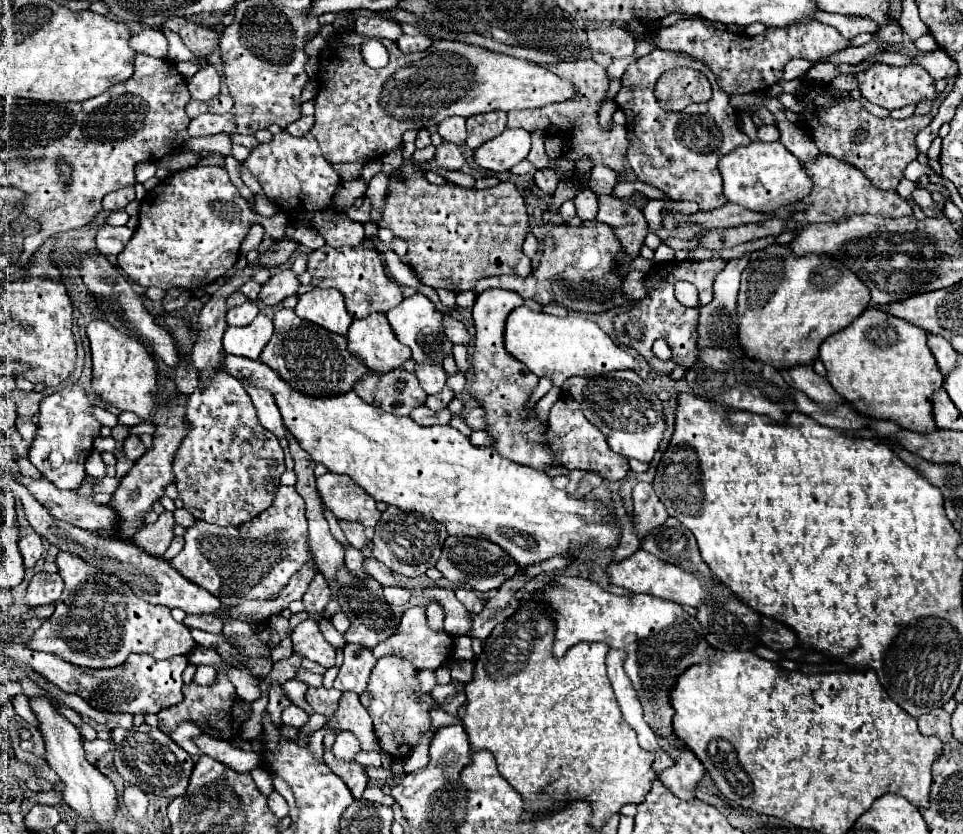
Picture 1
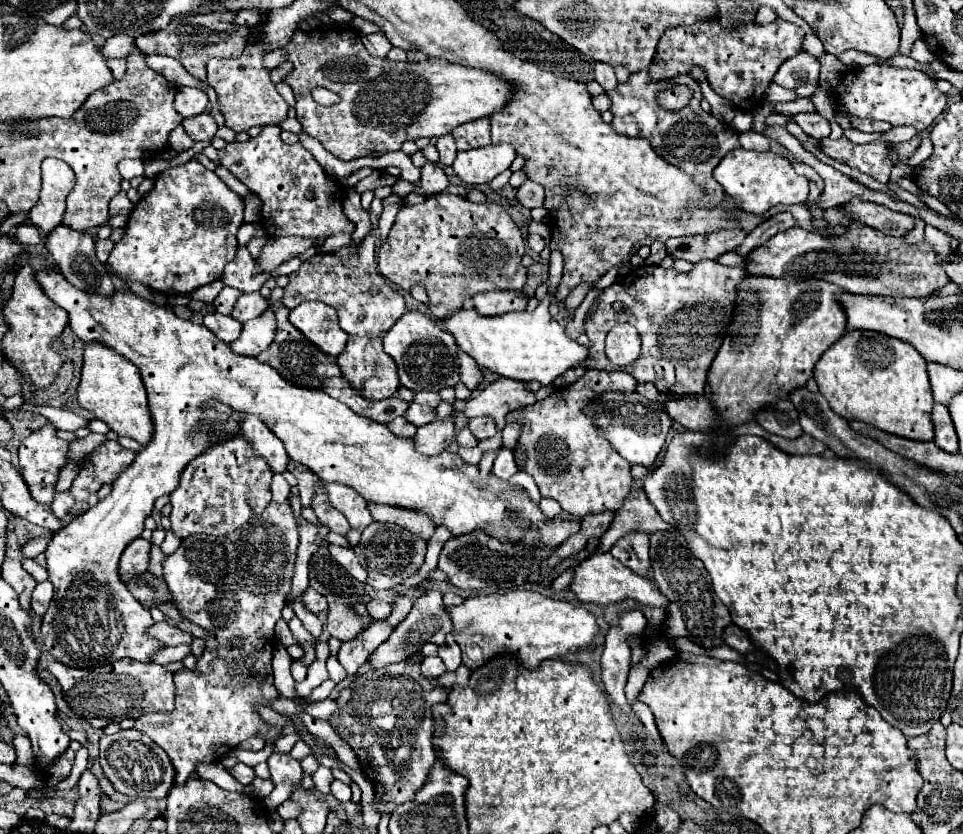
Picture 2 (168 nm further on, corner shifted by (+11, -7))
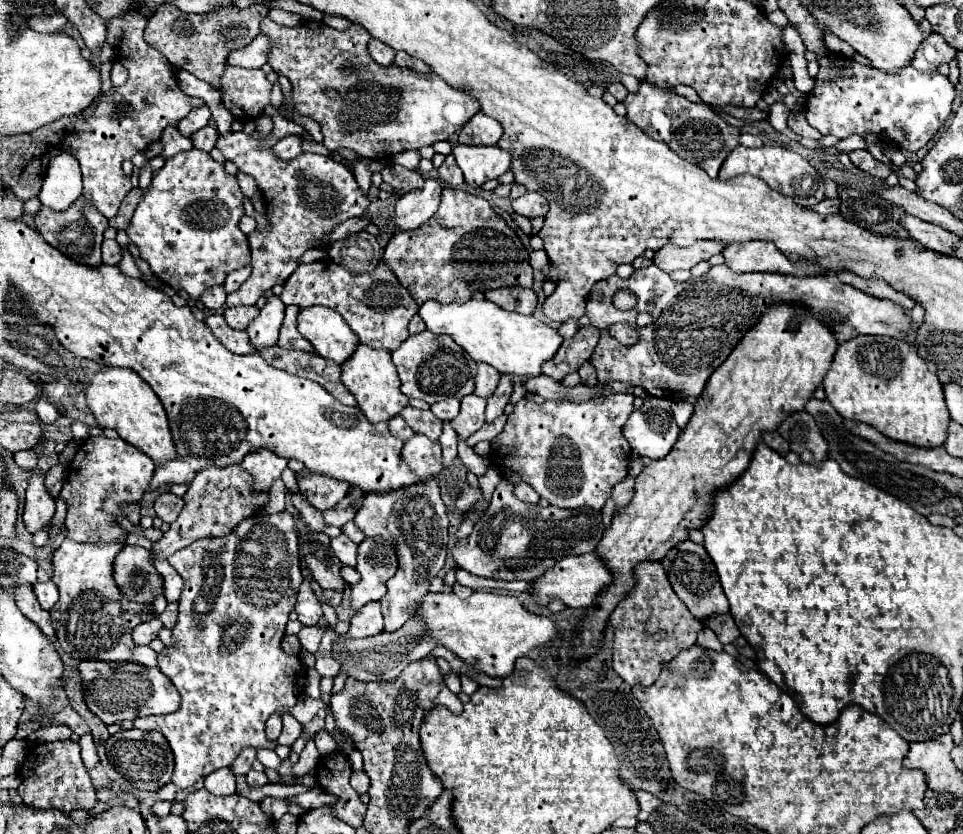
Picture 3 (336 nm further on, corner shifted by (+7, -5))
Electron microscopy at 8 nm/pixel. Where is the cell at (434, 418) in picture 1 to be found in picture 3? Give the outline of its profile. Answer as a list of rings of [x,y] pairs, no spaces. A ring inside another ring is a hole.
[[[393,416],[393,418],[389,420],[389,430],[391,430],[391,434],[397,436],[399,440],[409,440],[409,438],[413,436],[411,428],[407,426],[407,422],[405,422],[401,416]]]

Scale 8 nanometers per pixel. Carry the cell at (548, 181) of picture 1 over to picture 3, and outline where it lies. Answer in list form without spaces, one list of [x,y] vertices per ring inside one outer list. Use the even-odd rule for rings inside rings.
[[[527,192],[525,196],[517,198],[513,202],[513,212],[525,216],[525,218],[545,218],[549,206],[547,206],[547,200],[543,200],[543,196],[539,196],[537,192]]]

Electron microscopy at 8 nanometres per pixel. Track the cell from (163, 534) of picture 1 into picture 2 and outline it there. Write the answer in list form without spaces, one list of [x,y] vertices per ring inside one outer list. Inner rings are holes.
[[[135,538],[121,554],[121,562],[119,562],[119,572],[121,572],[121,580],[127,582],[127,578],[131,578],[131,574],[141,574],[147,570],[149,566],[149,550],[151,550],[151,542],[145,538]]]

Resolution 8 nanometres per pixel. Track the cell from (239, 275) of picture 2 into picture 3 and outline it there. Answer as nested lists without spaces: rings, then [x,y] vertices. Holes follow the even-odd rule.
[[[249,266],[231,272],[231,274],[227,276],[227,280],[225,280],[225,290],[227,290],[227,292],[235,292],[235,290],[249,278],[249,274],[251,274],[251,268],[249,268]]]

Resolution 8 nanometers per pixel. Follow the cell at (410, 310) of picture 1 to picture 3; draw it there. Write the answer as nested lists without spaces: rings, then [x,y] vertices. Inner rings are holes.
[[[429,330],[409,336],[393,352],[393,362],[401,378],[401,392],[409,398],[421,398],[427,404],[435,404],[447,398],[461,400],[475,390],[477,362],[471,360],[471,356],[463,348],[459,348],[449,336],[435,336]]]

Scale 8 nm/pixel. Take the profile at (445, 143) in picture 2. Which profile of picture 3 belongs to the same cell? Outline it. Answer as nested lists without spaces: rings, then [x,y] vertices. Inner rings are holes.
[[[447,156],[447,158],[445,158],[445,162],[443,162],[443,166],[437,170],[437,174],[439,174],[439,180],[443,180],[443,184],[445,184],[445,186],[451,186],[451,188],[457,188],[457,186],[461,186],[461,184],[465,182],[465,180],[463,180],[463,172],[457,168],[453,156]]]

